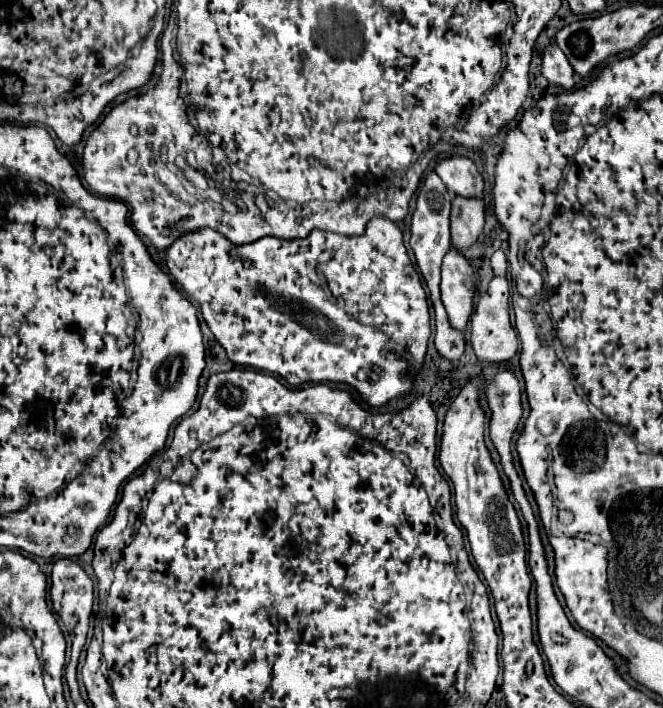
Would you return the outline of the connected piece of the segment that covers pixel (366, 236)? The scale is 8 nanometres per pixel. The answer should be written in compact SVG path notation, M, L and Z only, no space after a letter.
M381 215L373 217L367 223L367 229L361 237L345 237L345 235L339 235L339 233L315 229L303 239L285 241L285 239L277 239L277 237L263 237L263 239L257 239L257 241L247 243L247 245L235 245L227 237L223 237L221 233L203 227L203 229L183 233L183 237L179 237L179 239L175 239L175 243L171 243L171 247L167 249L167 267L169 267L171 277L183 287L185 295L201 307L207 327L211 329L211 333L215 335L215 339L221 343L227 357L235 365L271 371L271 373L283 377L293 387L299 387L303 383L345 383L345 385L357 389L361 399L365 403L369 403L371 407L381 407L387 401L397 399L397 397L405 395L407 391L411 391L413 377L423 367L425 353L427 353L427 341L429 341L429 335L431 335L427 295L421 287L417 271L413 269L413 265L409 261L407 249L403 245L403 233L399 229L399 225L389 221L387 217L381 217Z

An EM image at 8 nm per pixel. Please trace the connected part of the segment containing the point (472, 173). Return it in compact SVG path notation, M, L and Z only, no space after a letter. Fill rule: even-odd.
M447 157L435 165L435 173L455 195L483 195L483 177L469 157Z

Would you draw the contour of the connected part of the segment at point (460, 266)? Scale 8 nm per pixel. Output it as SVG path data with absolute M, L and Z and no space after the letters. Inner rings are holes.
M453 245L443 257L441 267L441 299L447 309L449 321L455 329L465 331L475 297L475 271L469 261Z

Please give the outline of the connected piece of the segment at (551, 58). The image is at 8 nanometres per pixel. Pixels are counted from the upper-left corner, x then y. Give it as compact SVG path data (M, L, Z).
M557 45L545 47L545 51L543 51L543 69L541 71L543 71L543 77L549 83L553 83L553 85L557 85L561 89L569 91L575 85L575 79L573 79L575 73L569 67L567 57L563 55L563 51Z

